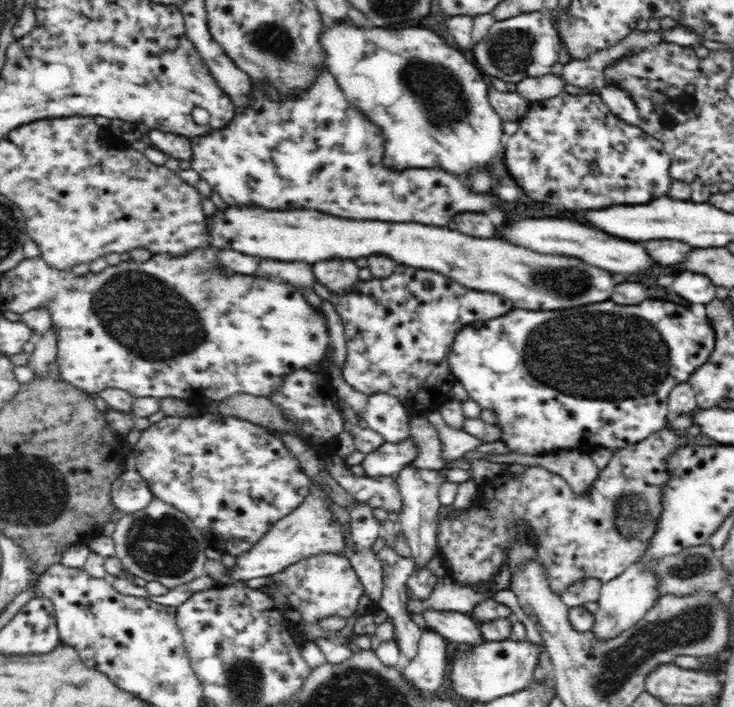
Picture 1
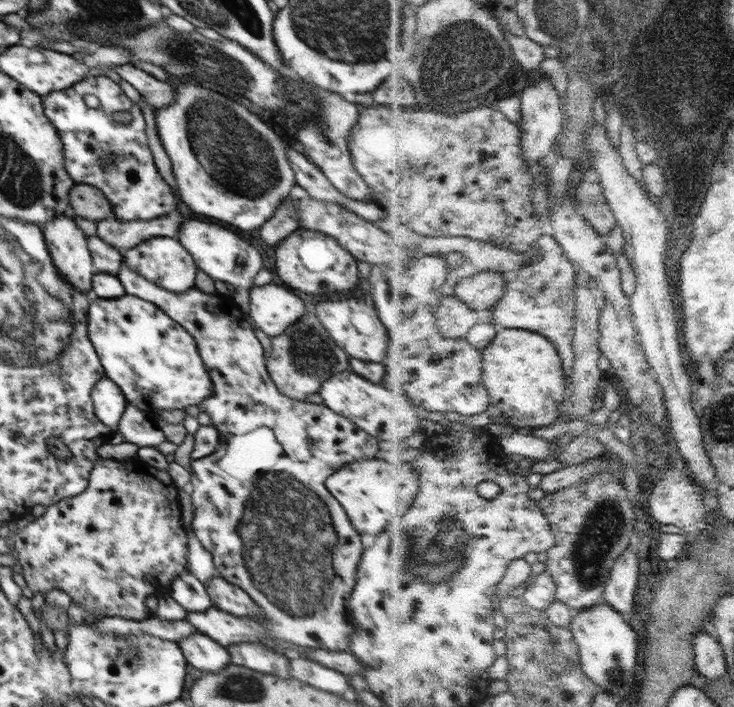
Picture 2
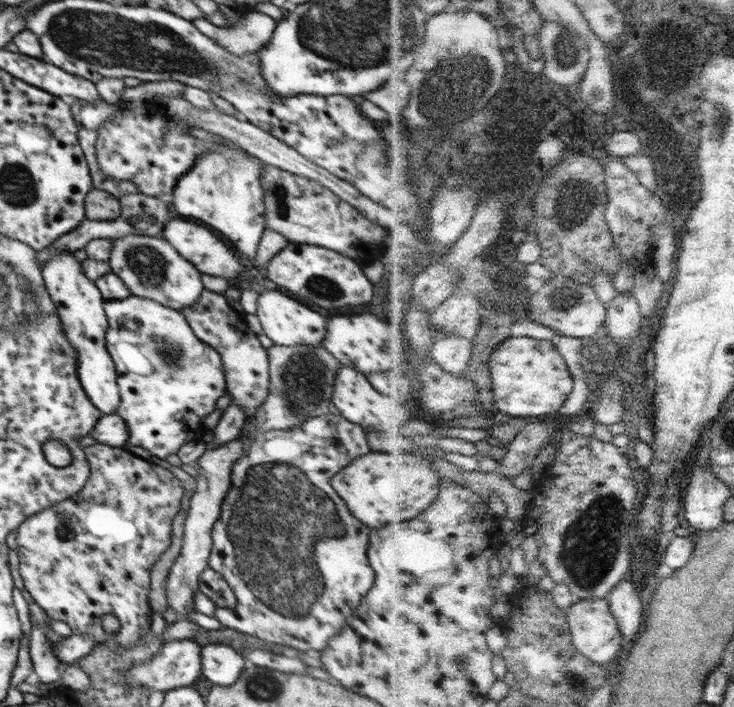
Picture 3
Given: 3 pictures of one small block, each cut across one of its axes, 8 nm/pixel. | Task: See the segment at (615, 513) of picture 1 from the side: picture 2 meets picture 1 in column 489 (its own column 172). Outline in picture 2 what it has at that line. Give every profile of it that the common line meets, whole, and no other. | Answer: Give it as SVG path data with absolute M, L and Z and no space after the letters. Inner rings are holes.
M138 457L125 459L122 461L112 458L100 458L90 473L88 486L84 491L76 496L62 499L54 505L47 507L43 516L36 517L35 520L28 524L26 528L12 535L15 543L15 551L18 554L18 570L27 586L35 594L41 592L46 594L52 589L60 589L70 595L71 604L73 606L80 605L90 620L102 617L120 617L128 620L142 620L149 618L149 608L146 606L146 597L150 595L160 595L166 592L171 583L183 573L189 572L188 565L188 537L181 522L181 506L179 504L179 488L176 486L167 470L162 470L146 462L142 462Z

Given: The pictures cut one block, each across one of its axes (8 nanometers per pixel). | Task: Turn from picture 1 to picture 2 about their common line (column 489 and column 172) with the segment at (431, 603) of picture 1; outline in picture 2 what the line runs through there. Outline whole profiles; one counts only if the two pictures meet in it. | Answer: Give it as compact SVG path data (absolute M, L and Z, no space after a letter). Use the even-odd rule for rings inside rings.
M190 571L178 576L166 592L190 613L202 612L213 606L206 586L202 585Z

